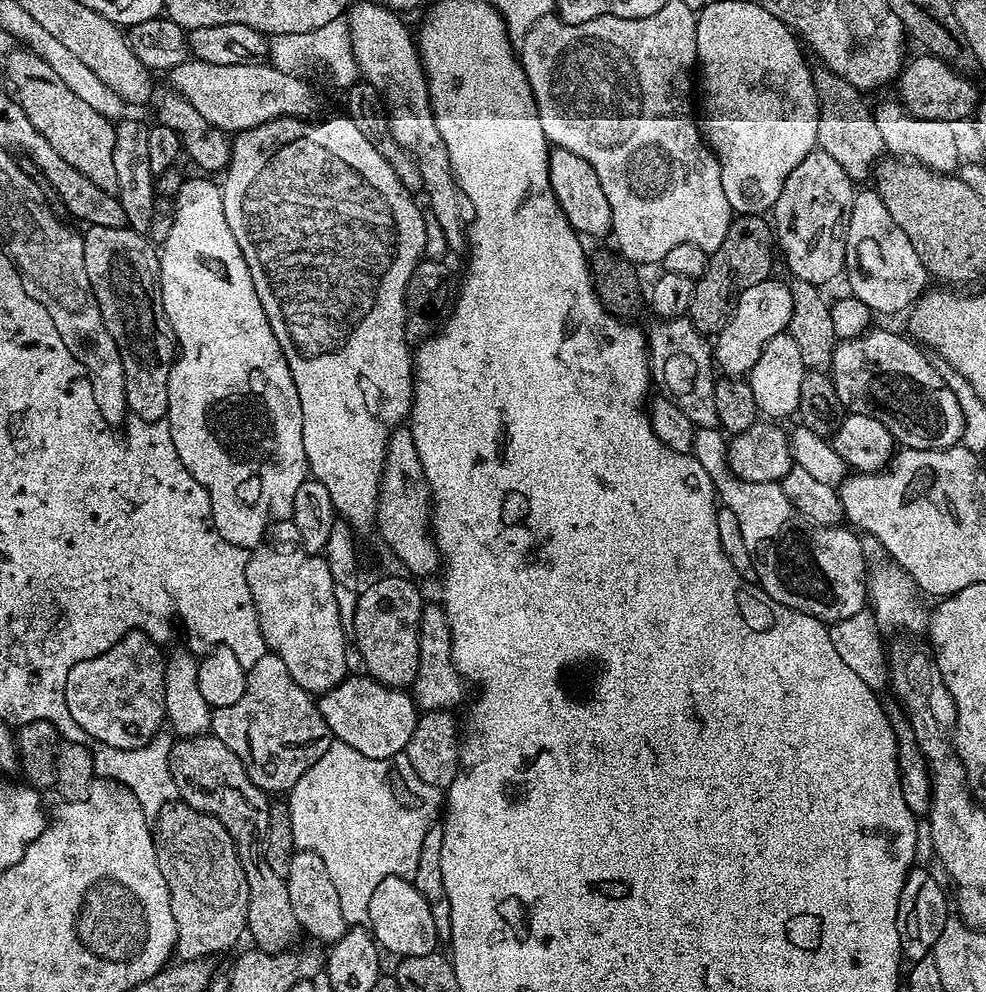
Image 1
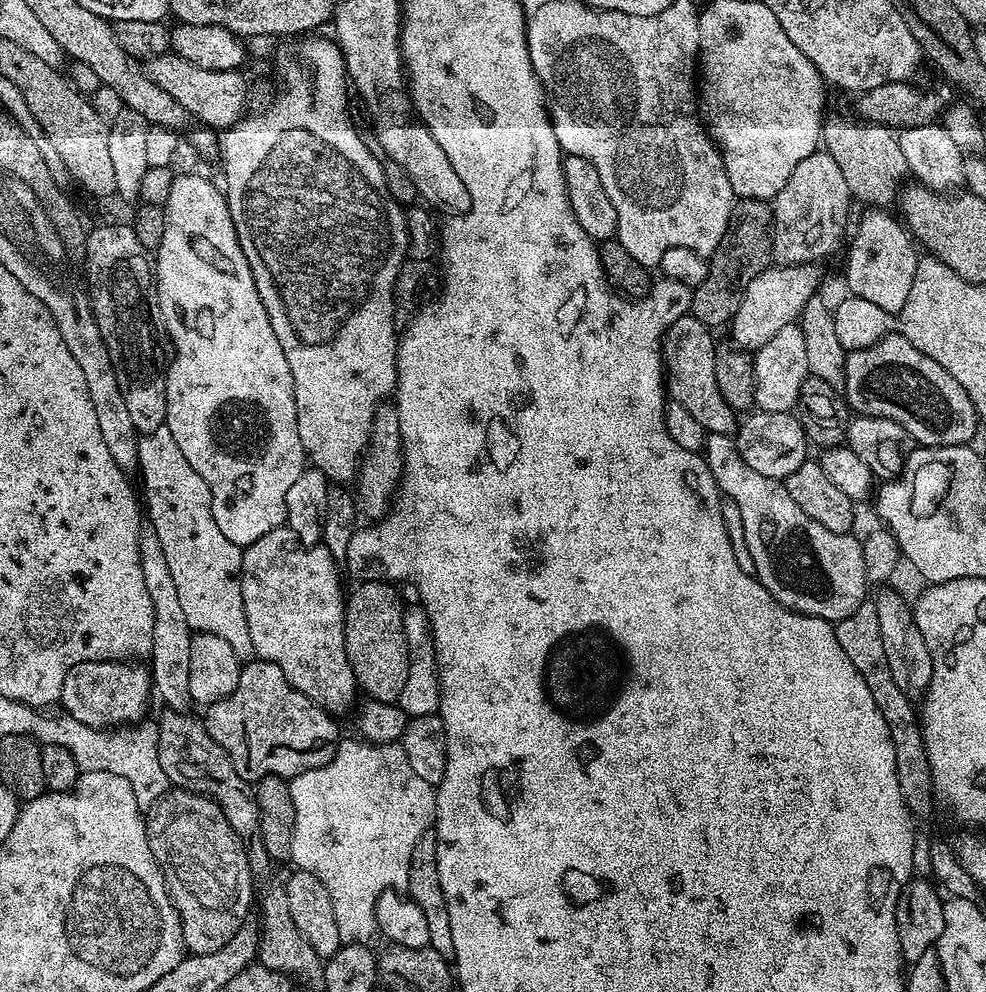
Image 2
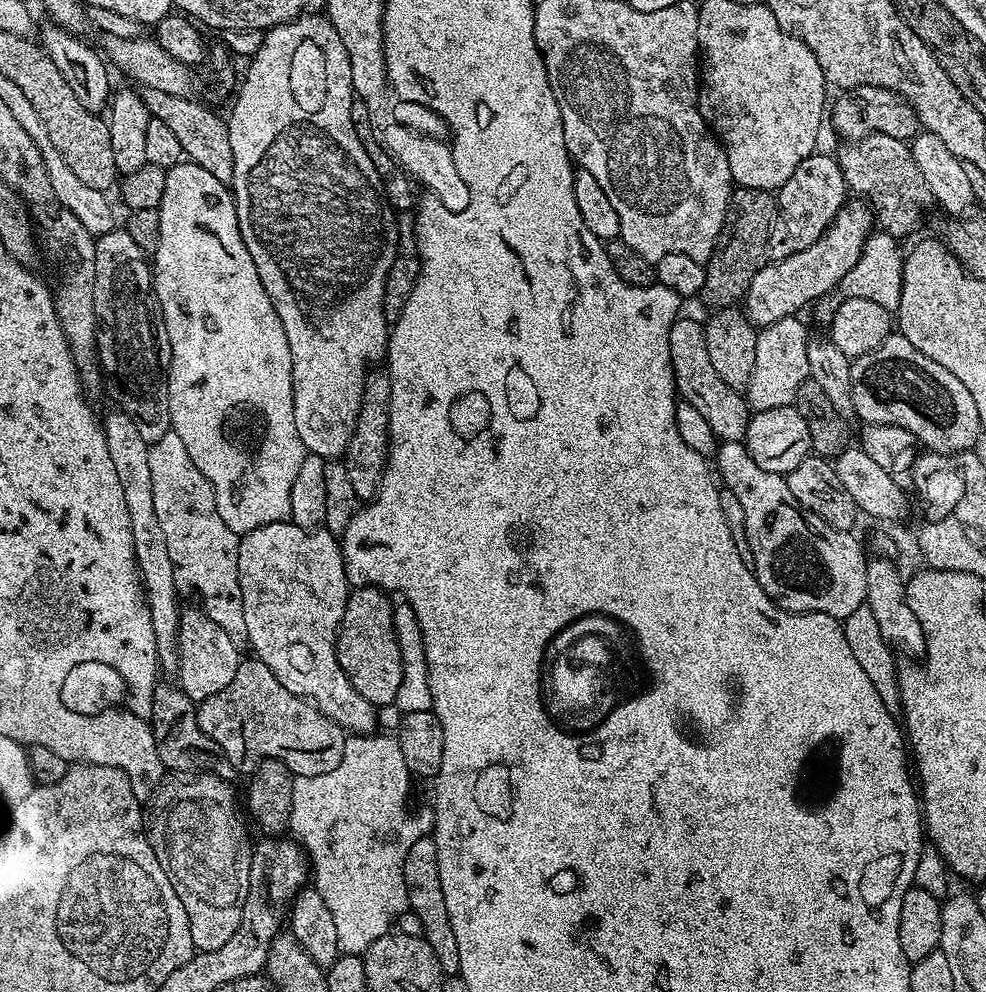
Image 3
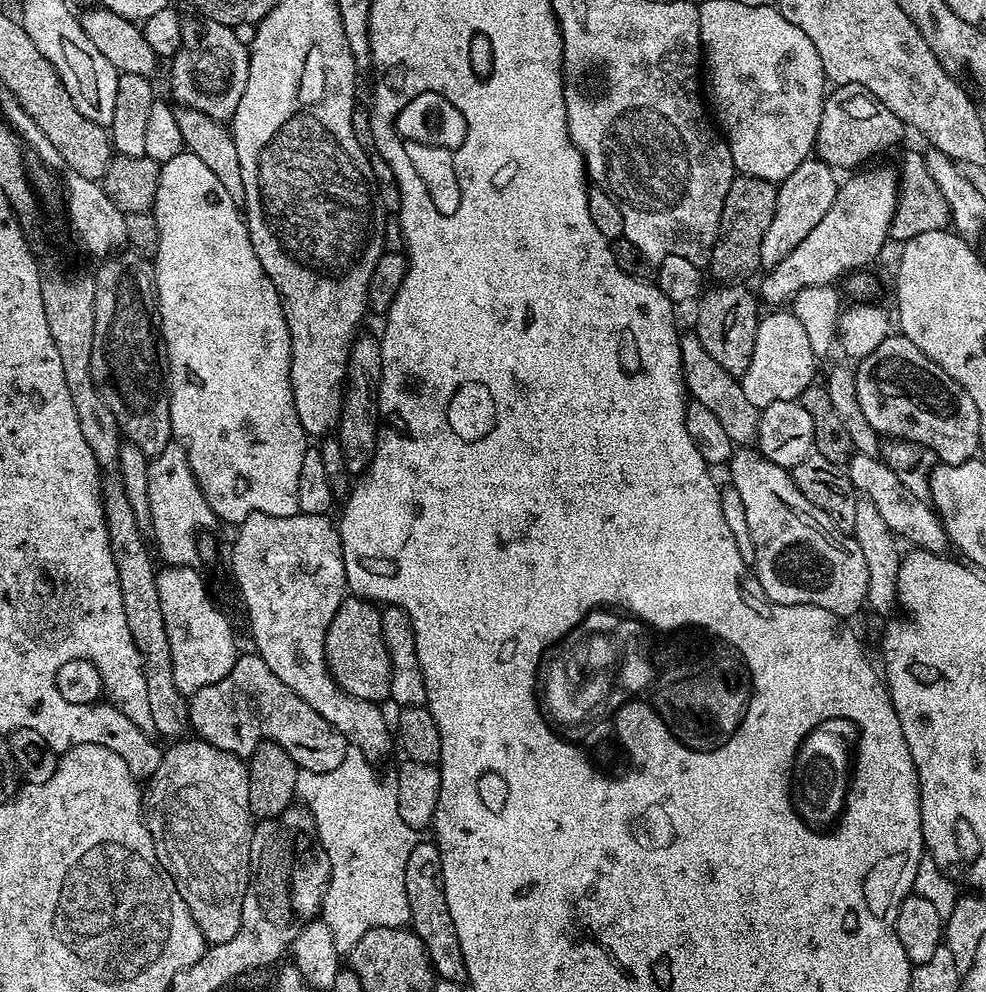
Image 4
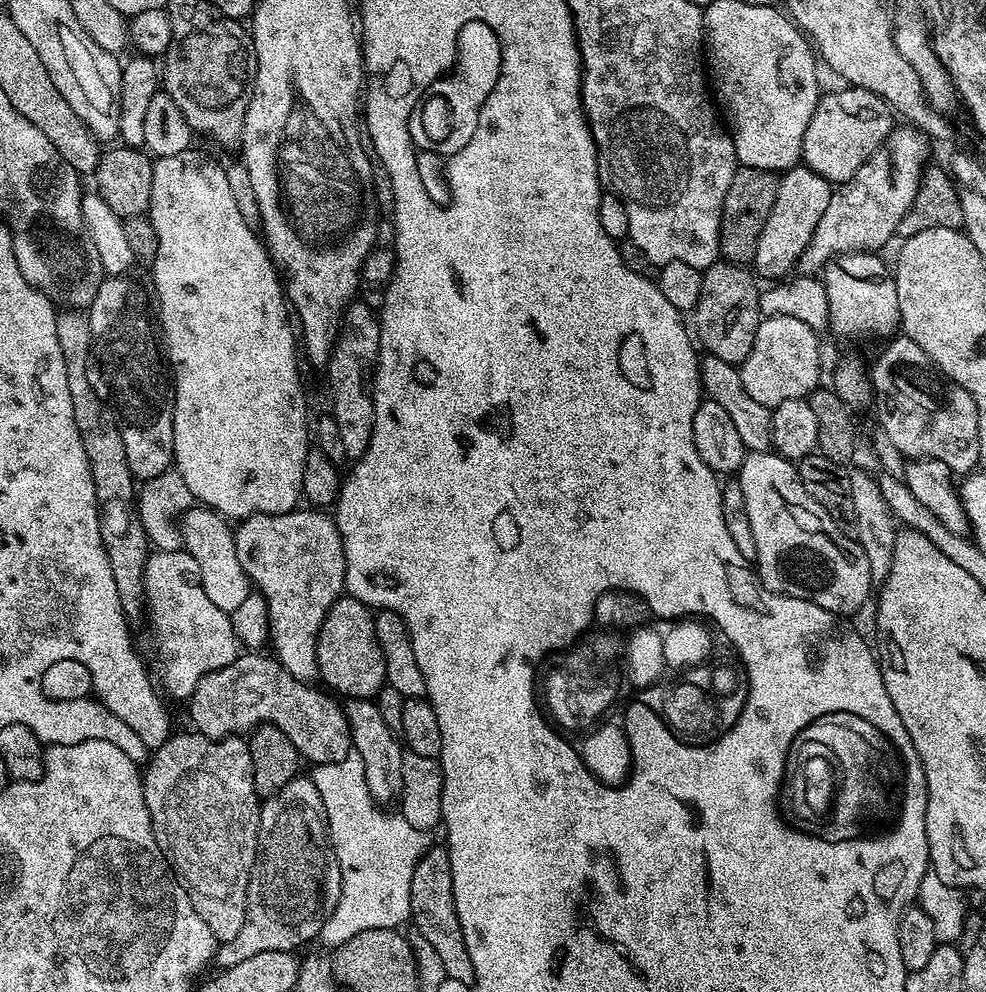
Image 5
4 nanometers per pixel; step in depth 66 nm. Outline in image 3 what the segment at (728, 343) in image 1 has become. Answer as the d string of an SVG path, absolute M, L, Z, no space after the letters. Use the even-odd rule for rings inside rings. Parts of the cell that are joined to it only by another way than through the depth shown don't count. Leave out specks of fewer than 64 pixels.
M860 198L849 199L840 209L832 224L806 250L790 254L786 258L764 265L754 282L750 282L748 292L742 301L742 311L749 324L757 329L770 326L787 316L800 314L807 304L815 302L819 296L835 293L846 274L854 268L862 254L868 236L874 232L874 213ZM873 224L873 226L872 226Z

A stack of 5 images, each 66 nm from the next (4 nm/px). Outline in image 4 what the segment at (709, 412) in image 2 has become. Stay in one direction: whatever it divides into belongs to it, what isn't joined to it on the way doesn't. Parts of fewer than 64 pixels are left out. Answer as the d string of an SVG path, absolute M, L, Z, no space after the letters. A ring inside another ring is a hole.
M688 330L688 333L685 331L681 335L680 357L682 367L684 367L684 384L689 397L695 403L706 406L706 410L713 411L718 422L722 422L726 434L730 434L733 445L755 445L761 409L746 402L746 393L742 390L739 379L726 374L726 370L722 370L722 366L718 366L718 362L714 362L714 358L710 358L710 354L706 354L706 346L702 346L695 331Z

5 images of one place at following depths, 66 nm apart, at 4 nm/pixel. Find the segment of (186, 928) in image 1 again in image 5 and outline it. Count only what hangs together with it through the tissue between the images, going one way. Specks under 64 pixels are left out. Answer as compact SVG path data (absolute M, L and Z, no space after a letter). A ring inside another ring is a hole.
M191 731L189 732L184 732L181 736L177 736L177 734L170 735L161 748L157 748L156 751L151 753L150 759L146 764L148 769L145 767L142 772L144 797L146 798L146 806L150 810L152 829L156 835L156 841L162 850L164 859L168 861L168 867L172 869L173 876L188 891L188 897L194 906L194 910L198 910L198 918L202 918L206 922L206 926L210 926L210 934L214 934L217 942L225 944L230 942L230 938L237 936L238 930L242 930L244 919L246 918L246 890L248 889L252 863L256 857L256 839L258 838L258 826L260 825L260 804L258 803L256 787L254 786L252 759L250 758L250 750L247 743L240 738L212 740L209 736L201 736L193 734Z

